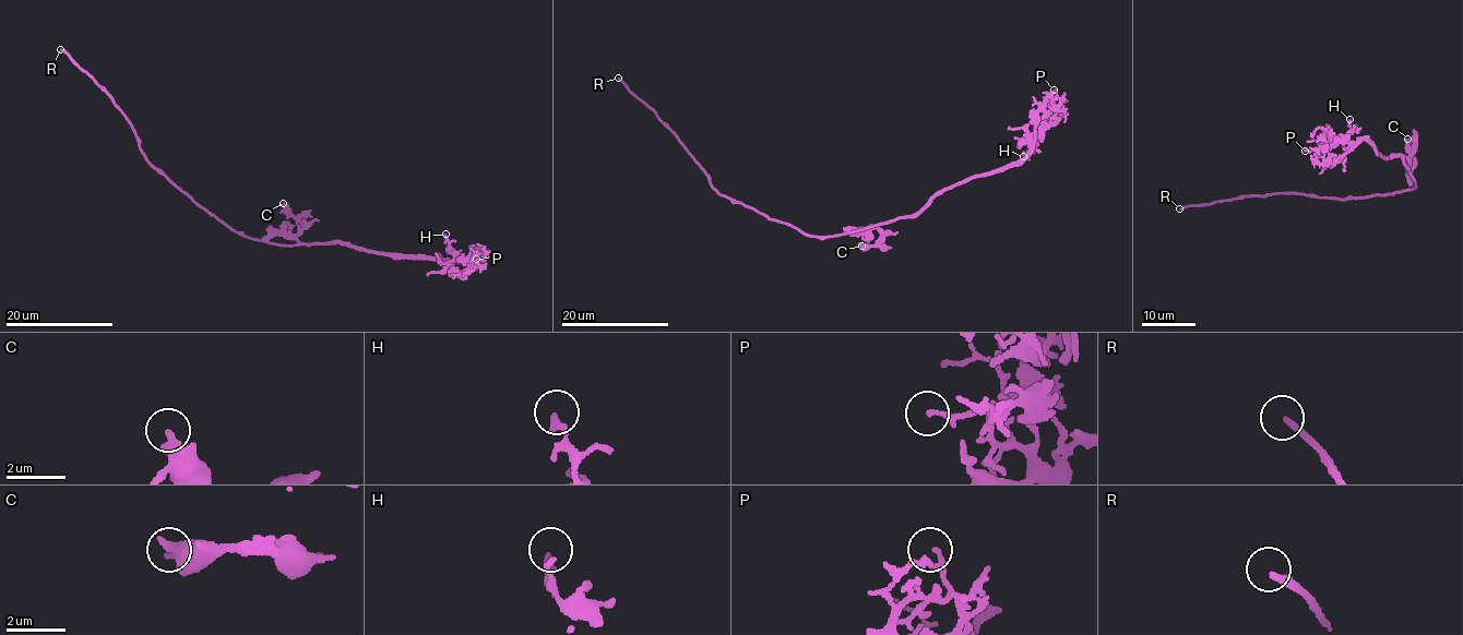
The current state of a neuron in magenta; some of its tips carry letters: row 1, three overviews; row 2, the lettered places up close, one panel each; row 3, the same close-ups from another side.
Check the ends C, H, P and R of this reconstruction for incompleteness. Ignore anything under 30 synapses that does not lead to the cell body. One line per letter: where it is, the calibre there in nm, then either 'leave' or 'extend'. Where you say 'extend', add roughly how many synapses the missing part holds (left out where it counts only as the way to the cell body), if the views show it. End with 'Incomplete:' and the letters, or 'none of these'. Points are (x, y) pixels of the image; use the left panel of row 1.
C: at (283, 203); 360 nm thick; leave
H: at (445, 234); 200 nm thick; leave
P: at (476, 259); 120 nm thick; leave
R: at (60, 49); 200 nm thick; extend; about 35 synapses
Incomplete: R

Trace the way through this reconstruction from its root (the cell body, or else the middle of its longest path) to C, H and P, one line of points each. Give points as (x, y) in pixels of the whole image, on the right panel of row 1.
C: (1413, 189), (1415, 181), (1408, 171), (1408, 163), (1414, 144), (1407, 139)
H: (1413, 189), (1415, 181), (1403, 155), (1384, 157), (1376, 152), (1368, 138), (1349, 141), (1352, 129), (1349, 119)
P: (1413, 189), (1415, 181), (1403, 155), (1384, 157), (1376, 152), (1368, 138), (1335, 142), (1316, 151), (1305, 151)

